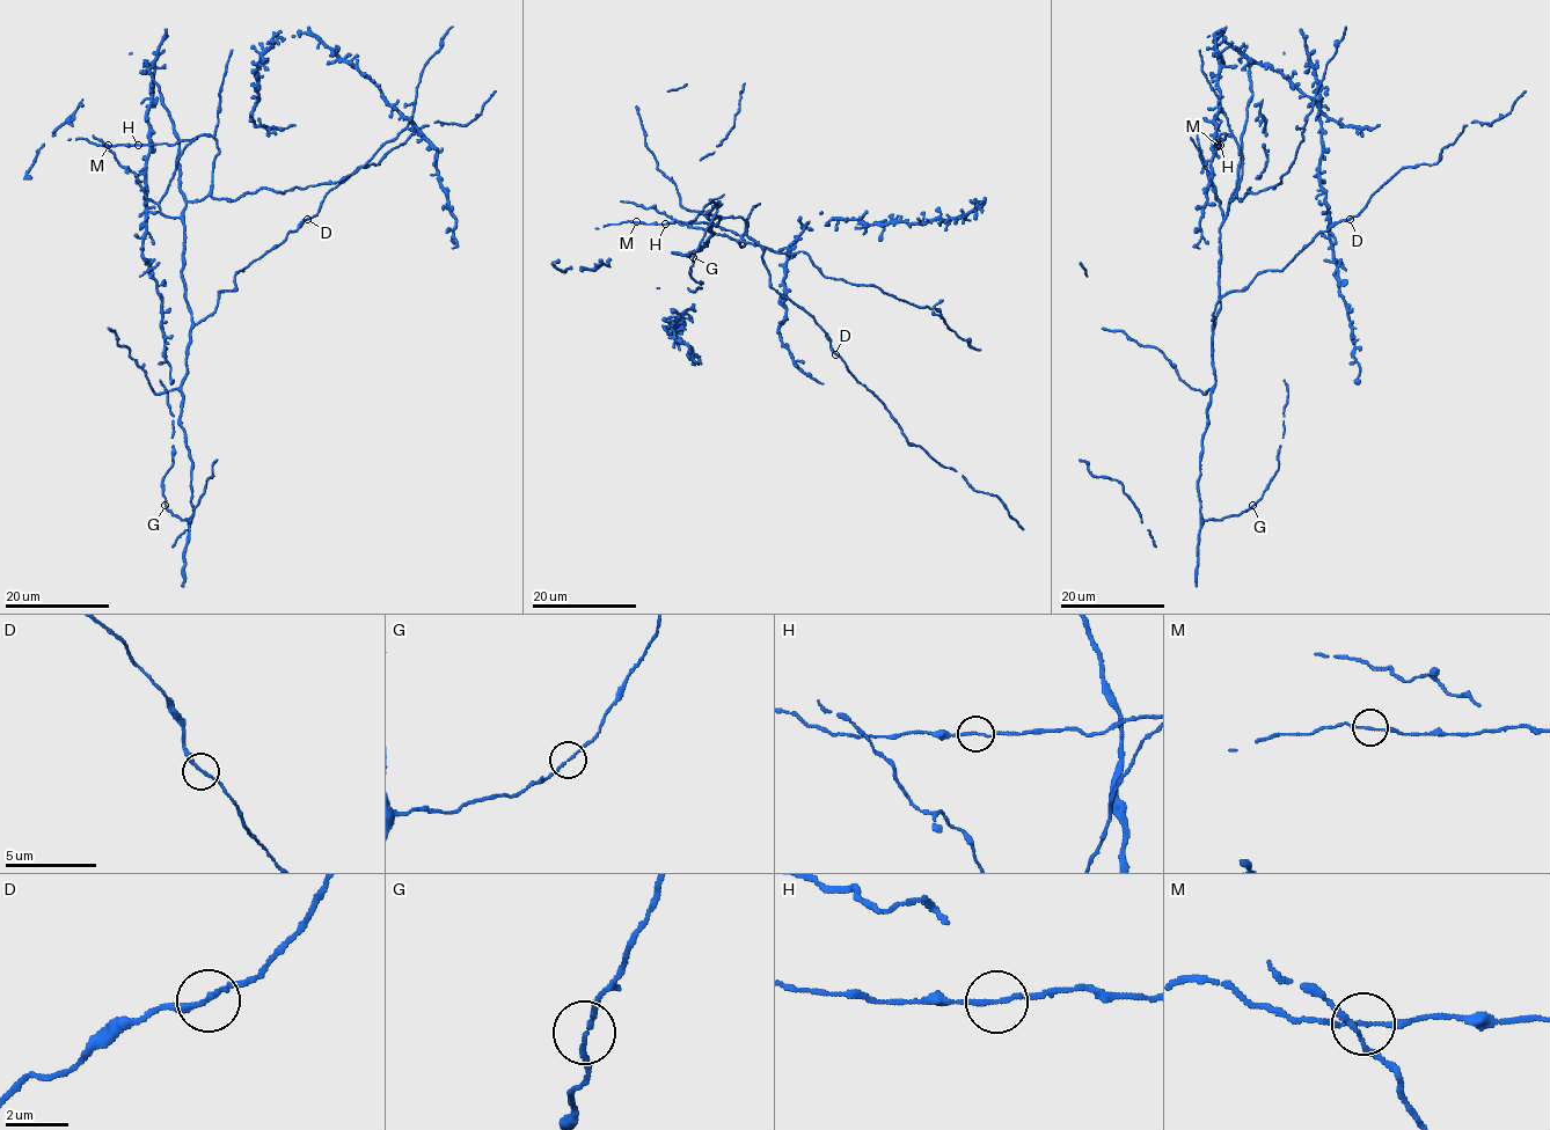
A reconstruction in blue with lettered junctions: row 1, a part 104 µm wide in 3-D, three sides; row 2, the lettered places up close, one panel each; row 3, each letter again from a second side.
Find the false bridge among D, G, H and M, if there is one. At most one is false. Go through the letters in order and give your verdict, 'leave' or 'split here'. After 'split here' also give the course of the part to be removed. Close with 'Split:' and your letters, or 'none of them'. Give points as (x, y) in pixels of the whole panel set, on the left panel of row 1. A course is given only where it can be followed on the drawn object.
D: leave
G: leave
H: leave
M: leave
Split: none of them

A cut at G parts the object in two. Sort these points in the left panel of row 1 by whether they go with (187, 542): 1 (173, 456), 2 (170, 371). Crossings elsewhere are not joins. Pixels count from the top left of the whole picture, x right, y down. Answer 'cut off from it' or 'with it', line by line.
1: cut off from it
2: with it

